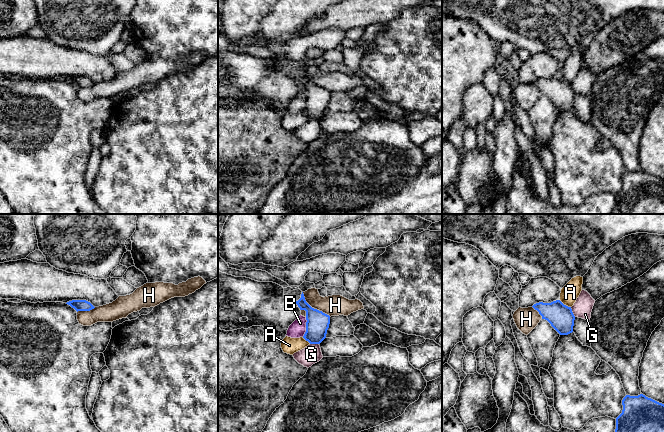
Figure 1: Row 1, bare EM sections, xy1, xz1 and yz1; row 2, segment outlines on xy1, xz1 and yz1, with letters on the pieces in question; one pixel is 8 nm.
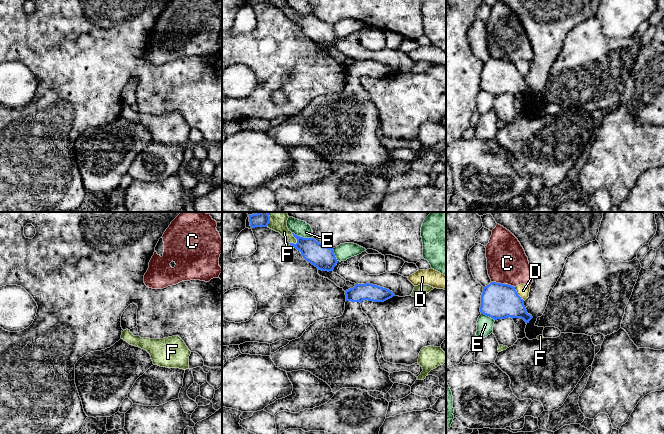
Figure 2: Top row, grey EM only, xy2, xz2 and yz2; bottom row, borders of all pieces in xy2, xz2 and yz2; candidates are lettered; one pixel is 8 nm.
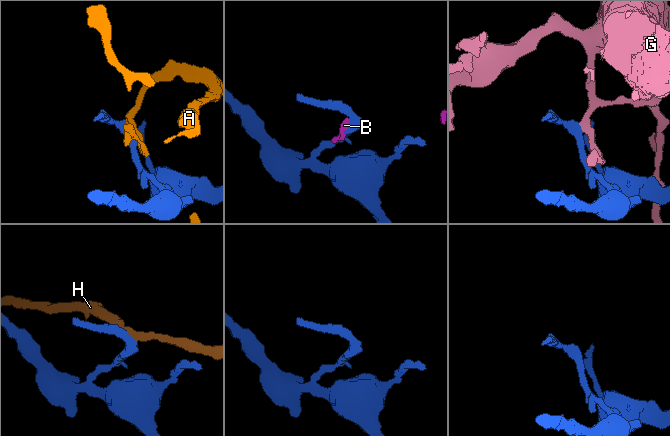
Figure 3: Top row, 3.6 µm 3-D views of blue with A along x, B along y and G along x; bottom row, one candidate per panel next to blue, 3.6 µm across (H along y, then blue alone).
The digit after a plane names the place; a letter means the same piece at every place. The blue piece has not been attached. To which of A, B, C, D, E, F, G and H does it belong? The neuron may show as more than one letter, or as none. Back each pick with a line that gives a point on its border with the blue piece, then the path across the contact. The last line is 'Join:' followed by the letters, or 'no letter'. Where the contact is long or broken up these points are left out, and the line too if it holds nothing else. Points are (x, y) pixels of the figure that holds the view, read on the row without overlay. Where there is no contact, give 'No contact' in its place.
Join: no letter

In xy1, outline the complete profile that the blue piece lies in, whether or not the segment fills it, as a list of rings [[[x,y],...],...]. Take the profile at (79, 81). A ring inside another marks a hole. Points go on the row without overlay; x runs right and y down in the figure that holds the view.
[[[72,76],[72,77],[67,78],[66,80],[70,81],[77,88],[78,87],[90,87],[95,84],[90,78],[86,76]]]

